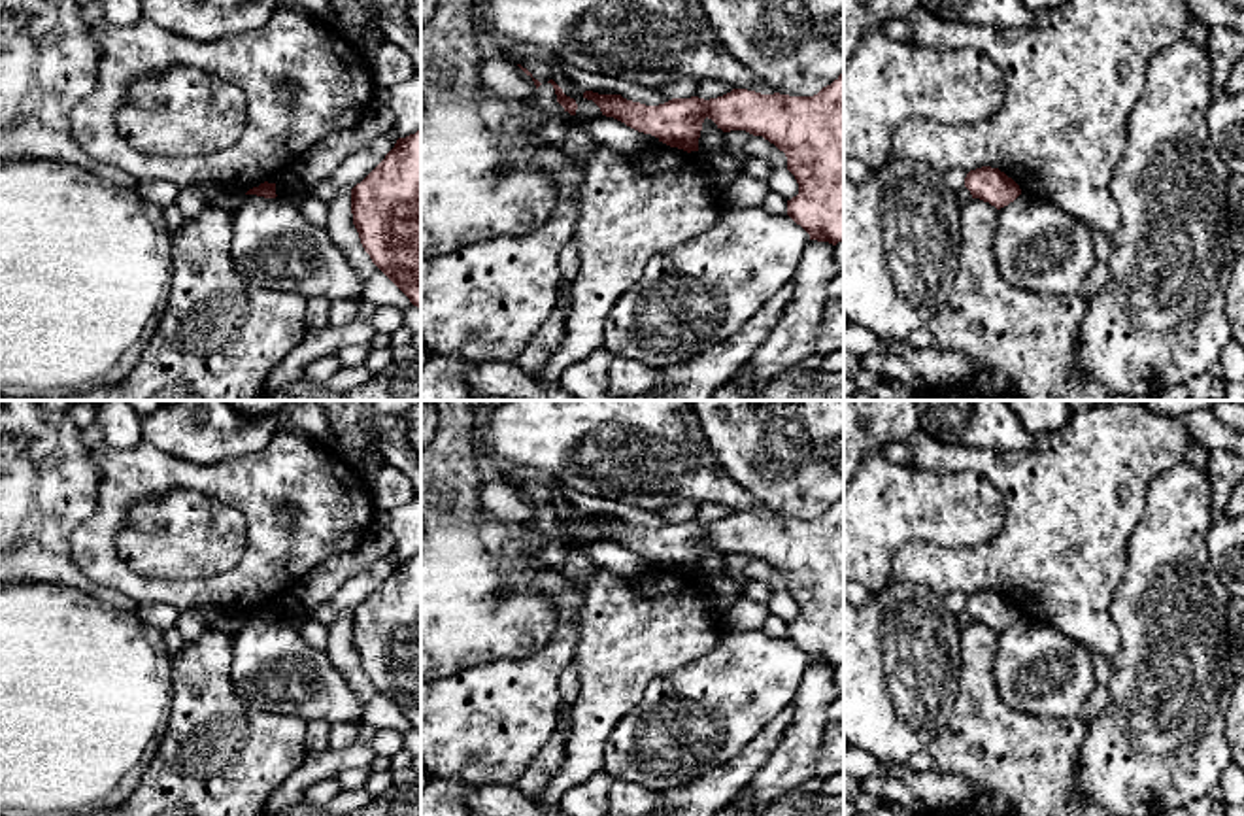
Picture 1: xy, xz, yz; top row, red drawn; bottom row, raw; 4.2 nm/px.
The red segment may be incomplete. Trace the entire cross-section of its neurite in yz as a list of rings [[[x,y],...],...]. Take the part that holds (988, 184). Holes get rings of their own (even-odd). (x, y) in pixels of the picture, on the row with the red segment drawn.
[[[991,166],[970,170],[965,178],[965,187],[972,198],[989,202],[997,210],[1008,206],[1021,195],[1019,185],[1012,178]]]

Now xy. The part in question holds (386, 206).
[[[421,130],[398,138],[385,159],[351,189],[351,213],[372,263],[421,308]]]

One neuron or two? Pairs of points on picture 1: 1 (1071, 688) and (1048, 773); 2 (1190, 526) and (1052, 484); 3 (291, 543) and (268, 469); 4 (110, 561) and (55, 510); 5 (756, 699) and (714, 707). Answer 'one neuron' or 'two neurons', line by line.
1: two neurons
2: two neurons
3: one neuron
4: two neurons
5: one neuron

